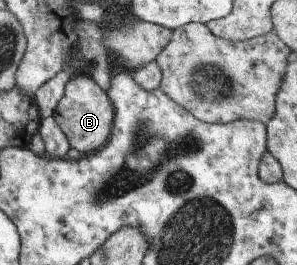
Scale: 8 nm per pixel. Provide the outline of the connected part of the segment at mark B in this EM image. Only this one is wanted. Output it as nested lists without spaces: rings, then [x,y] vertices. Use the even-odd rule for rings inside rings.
[[[76,75],[70,80],[54,118],[69,138],[70,147],[85,155],[96,153],[111,137],[113,110],[107,100],[107,91],[90,75]]]

